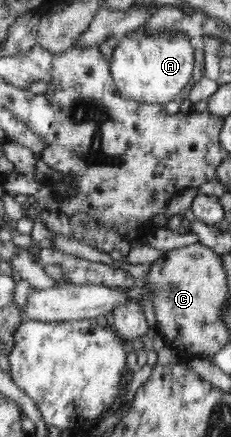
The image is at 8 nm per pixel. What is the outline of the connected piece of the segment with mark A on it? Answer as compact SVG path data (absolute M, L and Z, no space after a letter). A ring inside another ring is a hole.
M130 32L116 41L110 58L110 74L124 98L139 103L165 105L168 101L178 99L180 91L191 79L195 63L193 51L190 37L181 32Z

